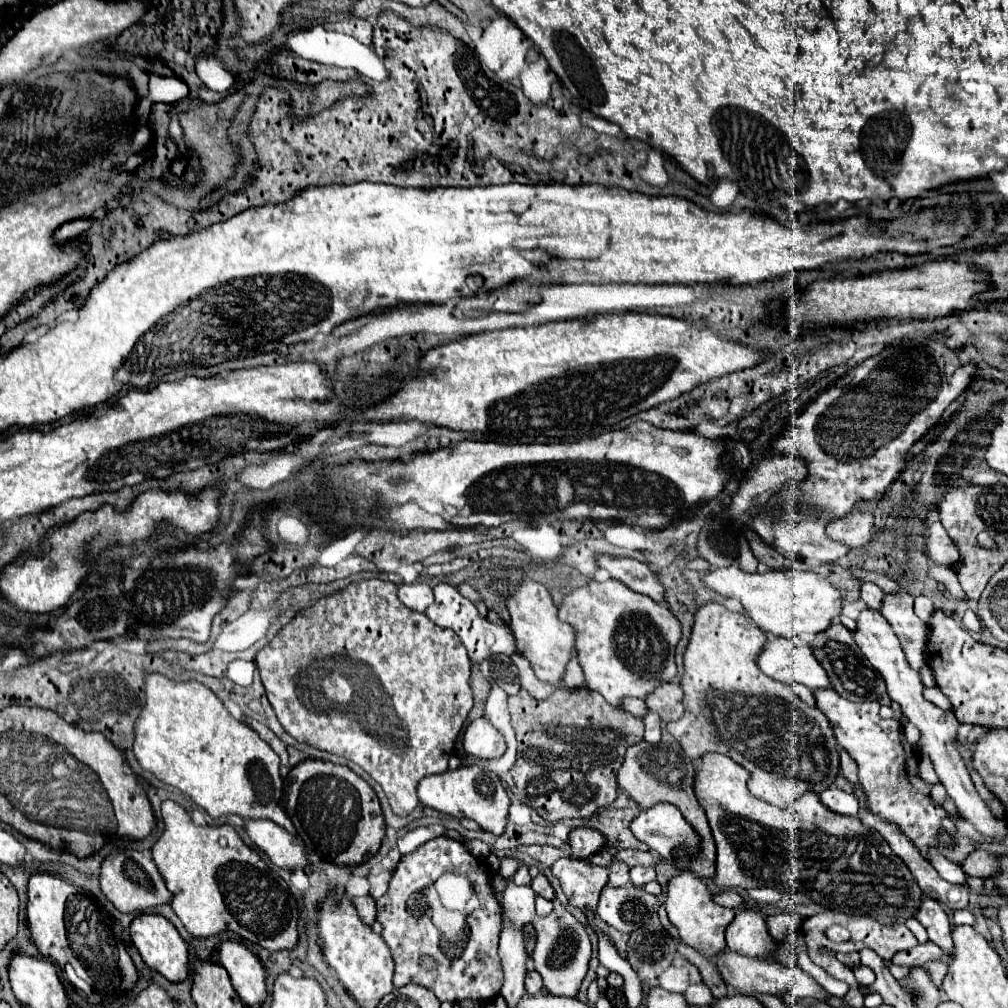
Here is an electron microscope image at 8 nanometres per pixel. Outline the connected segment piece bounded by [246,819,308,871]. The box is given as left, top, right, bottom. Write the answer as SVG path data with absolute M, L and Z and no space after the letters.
M248 819L246 831L250 839L268 855L268 859L282 869L304 869L308 865L304 845L290 833L286 833L280 825L272 821Z

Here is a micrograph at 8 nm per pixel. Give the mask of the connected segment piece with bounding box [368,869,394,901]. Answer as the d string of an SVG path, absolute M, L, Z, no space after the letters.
M390 869L390 871L382 871L382 873L378 873L378 875L370 875L370 877L368 877L368 879L370 879L370 897L372 897L372 899L378 901L378 899L386 893L392 873L394 873L394 871Z

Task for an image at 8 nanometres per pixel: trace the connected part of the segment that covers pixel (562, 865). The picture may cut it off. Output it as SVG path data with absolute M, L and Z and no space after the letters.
M558 859L552 865L552 873L558 877L568 905L582 911L596 911L600 891L608 883L608 869L596 867L588 859Z

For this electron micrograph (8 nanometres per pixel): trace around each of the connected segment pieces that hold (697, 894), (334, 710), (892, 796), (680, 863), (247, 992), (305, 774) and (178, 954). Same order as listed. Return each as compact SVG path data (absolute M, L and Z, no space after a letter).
M684 873L684 875L678 875L674 877L670 883L668 883L668 891L666 891L666 911L668 911L668 917L670 921L678 927L678 933L680 933L680 939L694 947L696 951L700 951L702 955L714 959L718 957L724 949L726 949L726 927L734 921L734 909L726 909L726 907L720 907L712 901L712 891L700 881L696 879L692 873Z
M364 579L364 581L348 585L344 591L338 591L336 595L318 599L310 609L304 609L288 625L284 625L278 631L278 635L264 649L258 651L256 665L258 665L258 671L260 671L262 683L266 687L266 697L270 701L270 705L274 707L276 717L282 723L282 727L300 743L312 745L312 747L316 747L320 751L328 751L328 753L346 757L348 761L360 765L384 789L392 811L396 815L406 817L420 803L418 795L416 795L418 781L422 777L426 777L426 775L448 771L448 759L452 755L454 741L456 741L458 733L462 731L462 725L466 721L468 711L472 709L472 689L470 689L470 659L468 659L466 649L460 643L458 635L454 635L448 629L436 627L426 615L412 615L412 611L408 611L398 601L396 591L398 591L398 587L394 583L390 583L390 581Z
M828 687L828 691L816 691L814 697L820 711L830 719L838 743L858 765L858 781L866 795L866 809L896 825L916 845L924 859L930 861L928 851L934 847L946 859L960 865L972 851L976 851L978 843L992 843L990 837L982 835L980 831L976 831L976 827L960 817L958 823L954 823L954 831L948 831L952 837L952 845L940 845L938 835L946 831L942 819L948 817L948 813L942 805L934 803L934 799L930 797L932 787L918 773L921 755L919 748L912 747L912 753L908 751L908 745L904 743L902 723L896 719L882 719L878 715L880 703L848 703L848 699L840 699L840 695L832 691L832 687Z
M658 803L650 809L640 811L640 815L630 823L630 829L640 841L644 841L650 849L654 849L666 863L674 863L680 869L688 867L690 859L700 853L700 837L696 837L696 831L682 819L678 807L674 805Z
M224 941L220 945L220 965L228 971L230 981L248 1007L260 1005L266 995L266 971L260 959L238 941Z
M306 759L284 779L284 809L298 837L322 861L354 867L376 855L382 845L386 823L374 789L354 771L328 761Z
M138 915L130 925L130 935L132 935L134 947L138 949L138 953L142 955L144 963L150 969L158 971L160 975L164 975L172 983L180 983L188 977L188 973L190 973L188 945L184 943L180 933L176 931L176 927L168 919L164 919L160 915Z

